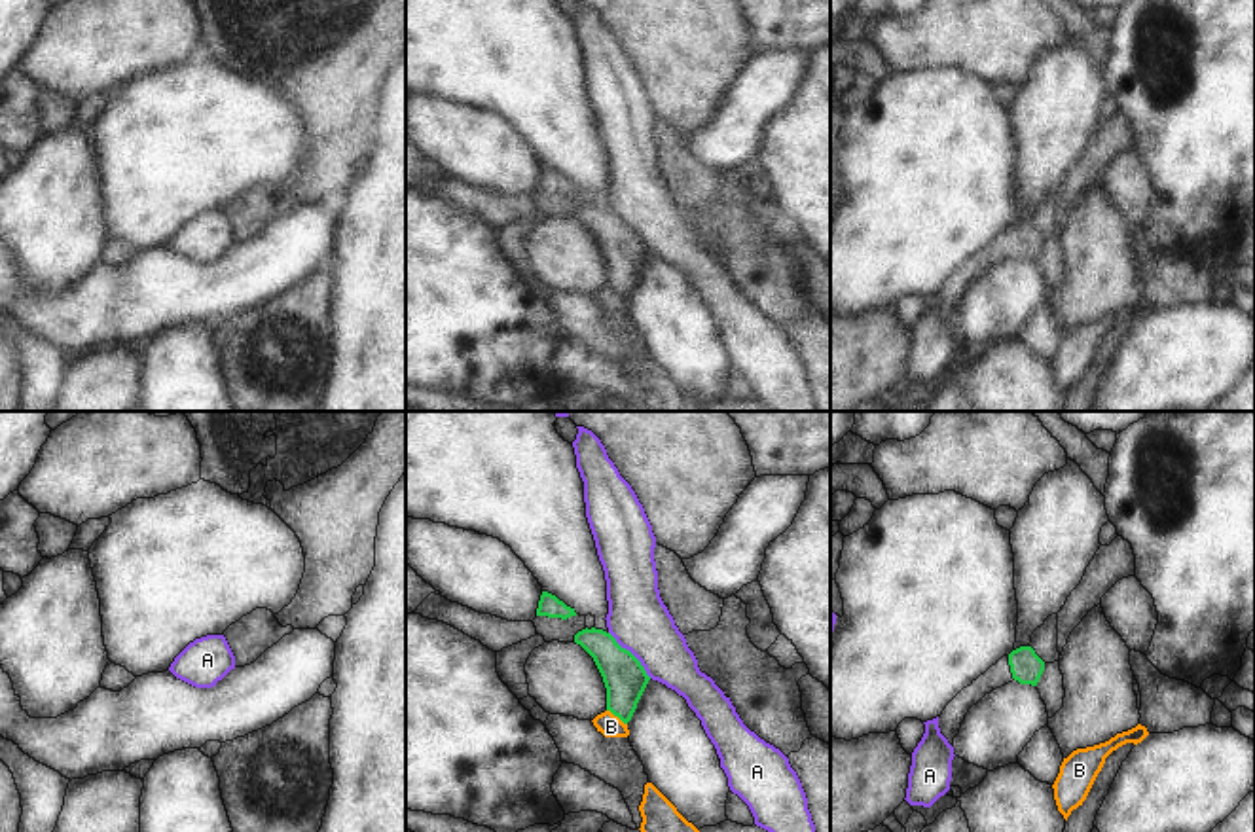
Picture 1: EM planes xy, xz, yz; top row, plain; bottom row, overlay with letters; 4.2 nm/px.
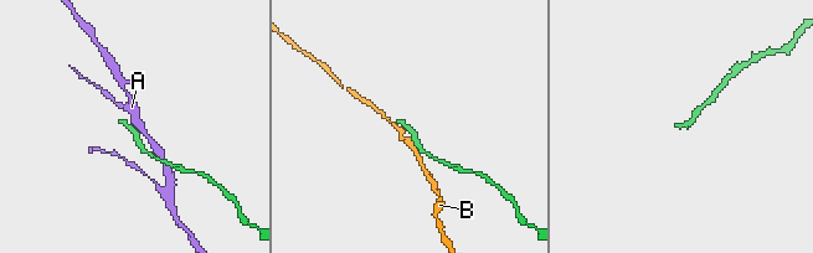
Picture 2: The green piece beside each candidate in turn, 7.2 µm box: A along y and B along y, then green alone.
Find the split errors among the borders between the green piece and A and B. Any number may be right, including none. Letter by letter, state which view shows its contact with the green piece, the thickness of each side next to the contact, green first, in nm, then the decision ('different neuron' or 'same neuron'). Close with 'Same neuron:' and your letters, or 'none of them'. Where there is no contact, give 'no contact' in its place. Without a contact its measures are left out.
A: xz | 180/260 nm | different neuron
B: xz | 180/100 nm | different neuron
Same neuron: none of them

